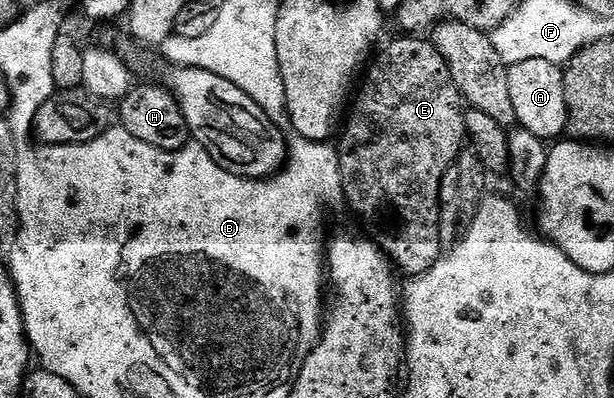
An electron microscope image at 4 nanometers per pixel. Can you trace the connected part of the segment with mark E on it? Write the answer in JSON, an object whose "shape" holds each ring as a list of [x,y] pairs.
{"shape":[[[401,36],[395,42],[390,42],[386,47],[383,45],[377,51],[376,57],[369,63],[365,71],[366,83],[362,86],[362,91],[353,99],[354,111],[349,111],[348,117],[344,122],[344,129],[341,131],[342,142],[340,141],[340,172],[342,173],[342,193],[344,195],[345,205],[350,205],[354,209],[354,214],[360,221],[366,225],[365,233],[369,235],[372,241],[386,253],[386,257],[399,271],[402,270],[406,276],[423,274],[428,272],[438,263],[439,258],[443,257],[444,247],[440,238],[440,212],[441,212],[441,181],[444,180],[444,174],[448,172],[450,166],[457,163],[460,155],[463,153],[464,143],[467,141],[466,136],[466,110],[464,109],[464,99],[461,92],[456,88],[452,80],[452,72],[448,72],[448,64],[444,56],[434,47],[433,41],[427,40],[422,36]]]}

